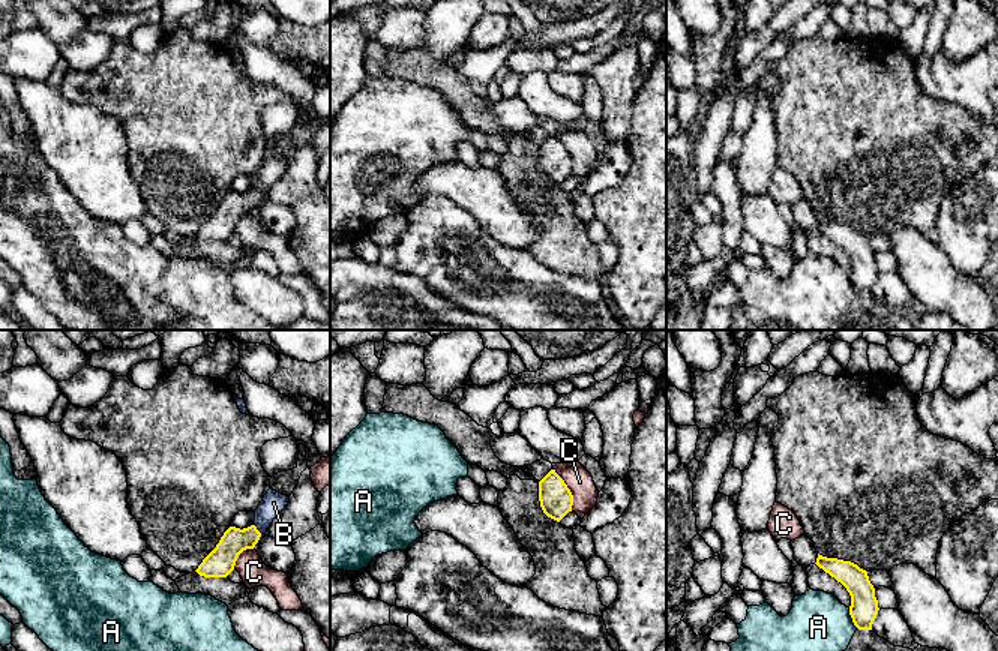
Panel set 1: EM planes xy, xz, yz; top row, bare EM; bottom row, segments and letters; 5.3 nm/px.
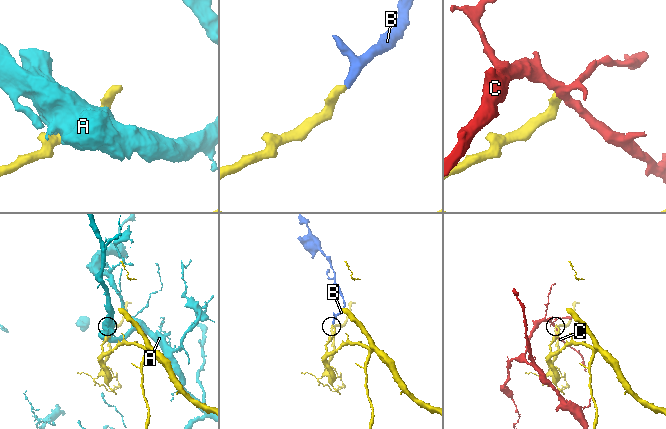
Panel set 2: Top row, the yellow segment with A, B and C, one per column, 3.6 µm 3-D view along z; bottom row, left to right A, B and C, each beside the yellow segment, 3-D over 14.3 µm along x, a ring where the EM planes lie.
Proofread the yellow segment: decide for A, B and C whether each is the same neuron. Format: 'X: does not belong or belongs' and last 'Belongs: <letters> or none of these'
A: does not belong
B: belongs
C: does not belong
Belongs: B

